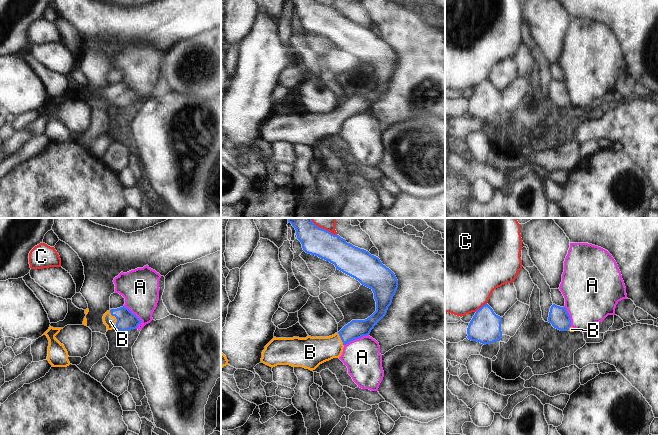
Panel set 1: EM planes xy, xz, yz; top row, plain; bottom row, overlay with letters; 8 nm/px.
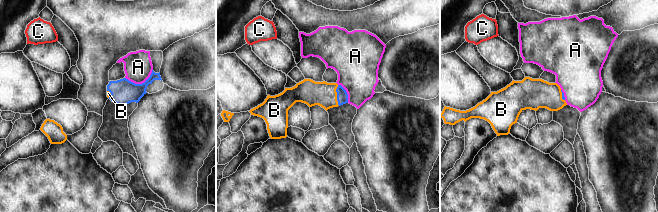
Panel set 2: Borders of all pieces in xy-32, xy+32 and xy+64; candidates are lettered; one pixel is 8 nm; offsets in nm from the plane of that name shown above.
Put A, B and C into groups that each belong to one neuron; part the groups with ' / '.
A / B / C

